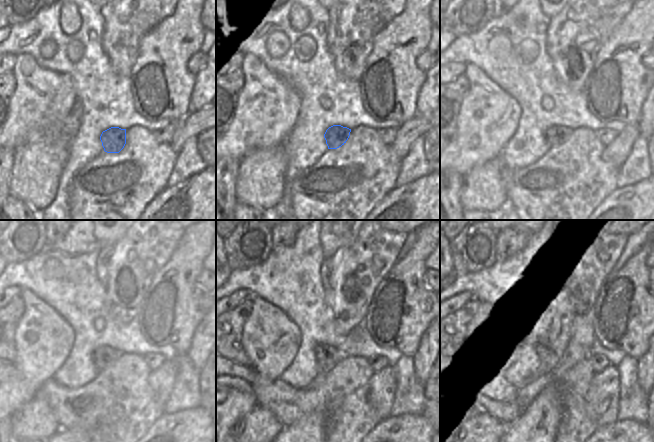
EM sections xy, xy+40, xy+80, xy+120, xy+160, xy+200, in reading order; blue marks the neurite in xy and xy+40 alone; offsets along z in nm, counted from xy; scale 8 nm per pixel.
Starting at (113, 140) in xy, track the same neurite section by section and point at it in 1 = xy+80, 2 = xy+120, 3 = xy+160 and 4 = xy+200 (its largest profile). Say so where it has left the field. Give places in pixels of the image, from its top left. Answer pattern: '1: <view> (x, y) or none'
1: xy+80 (555, 135)
2: xy+120 (104, 356)
3: xy+160 (327, 356)
4: xy+200 (542, 345)

